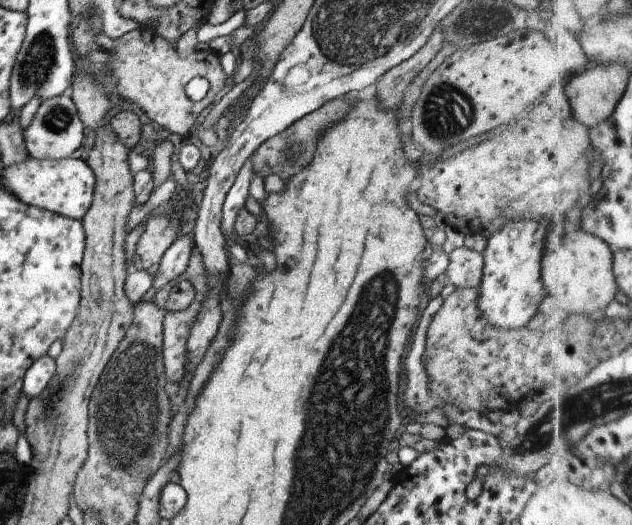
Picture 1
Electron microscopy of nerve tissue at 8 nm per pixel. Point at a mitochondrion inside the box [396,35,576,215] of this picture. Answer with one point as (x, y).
(449, 111)

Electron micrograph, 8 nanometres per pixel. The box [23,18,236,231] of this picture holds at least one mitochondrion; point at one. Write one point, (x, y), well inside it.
(56, 119)

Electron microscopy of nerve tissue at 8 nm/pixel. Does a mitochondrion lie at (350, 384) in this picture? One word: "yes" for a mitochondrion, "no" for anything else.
yes

